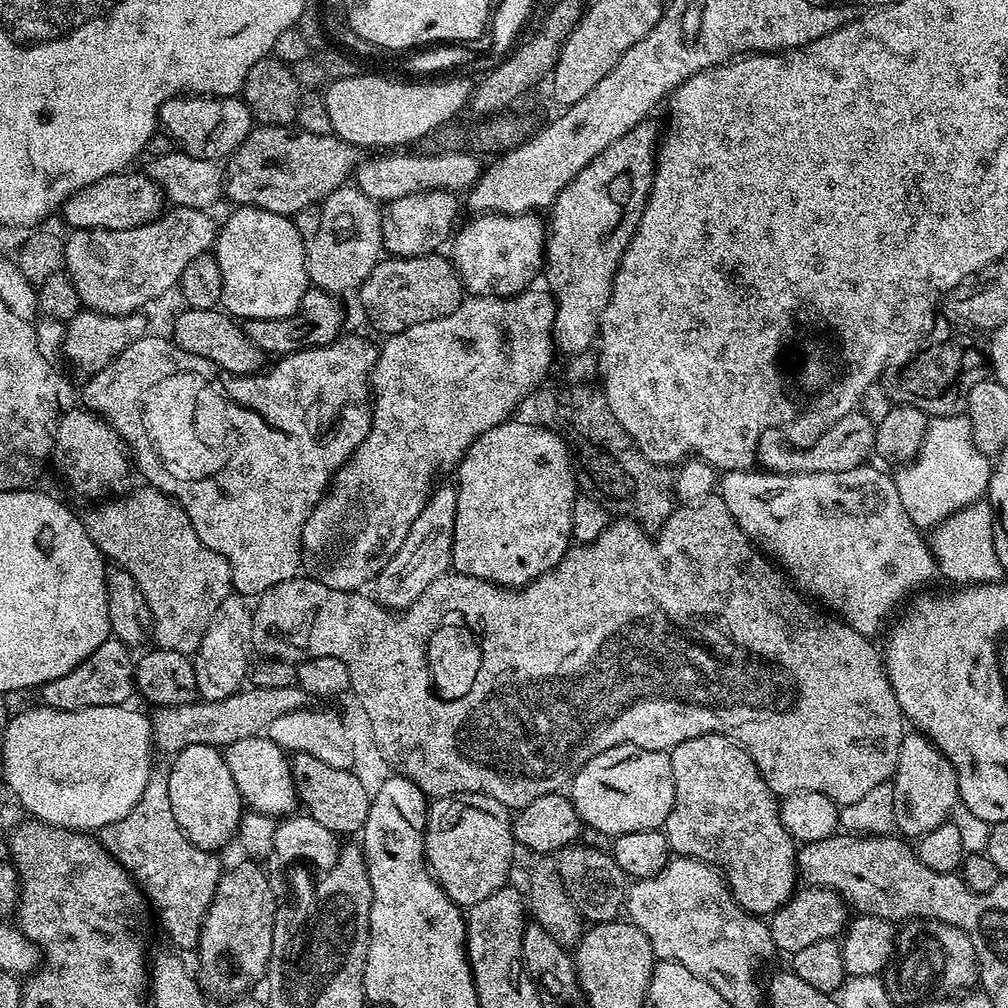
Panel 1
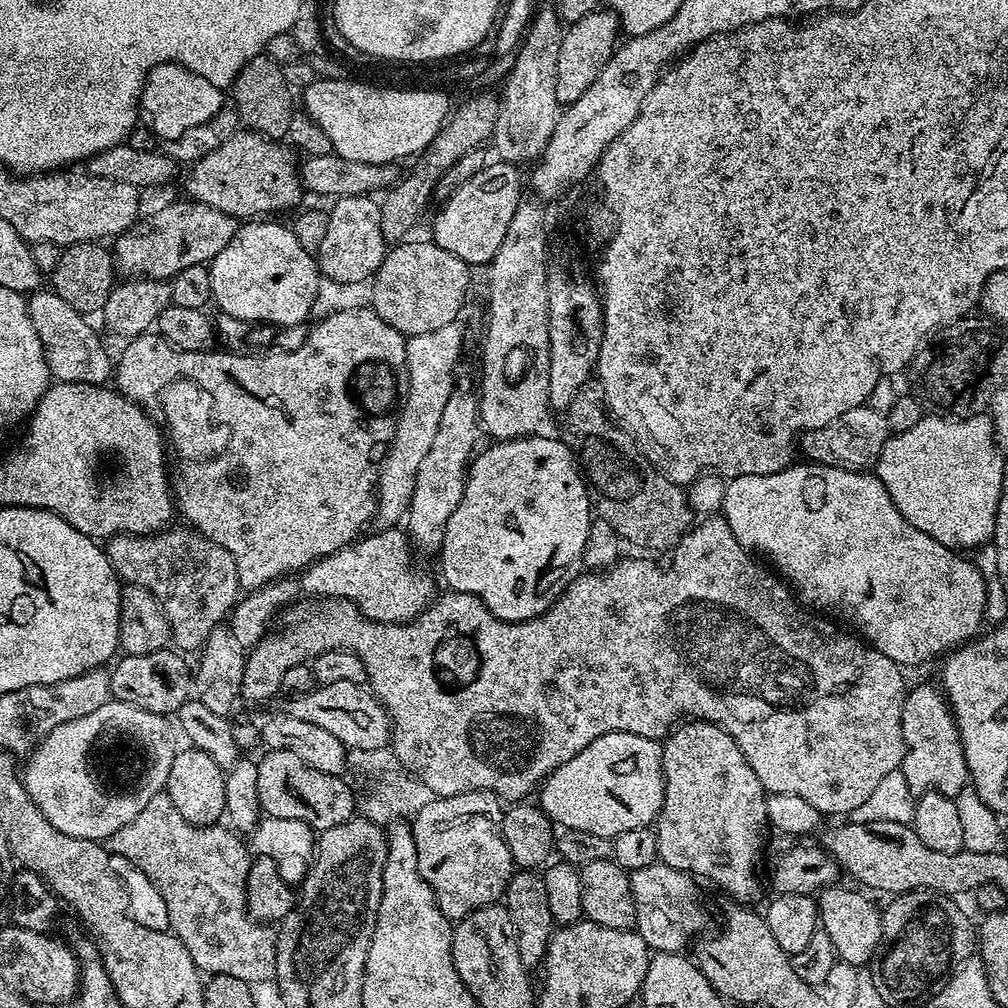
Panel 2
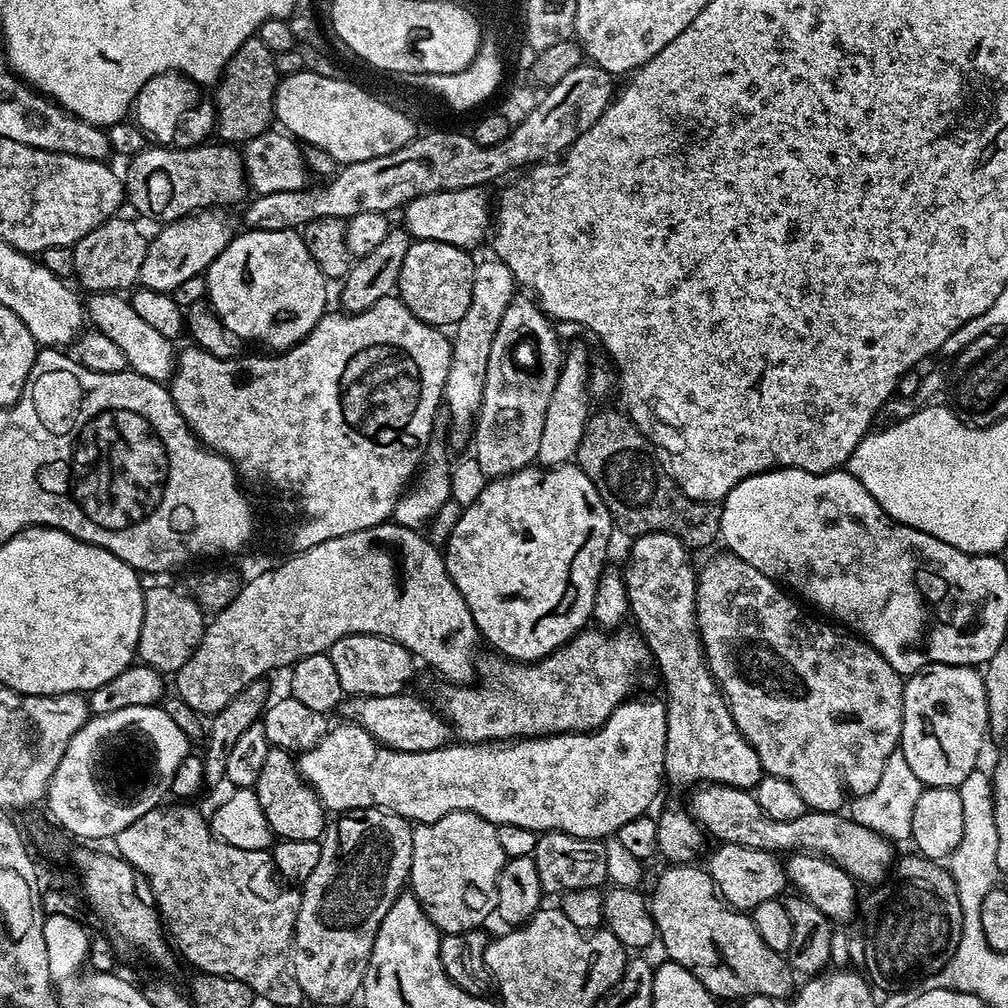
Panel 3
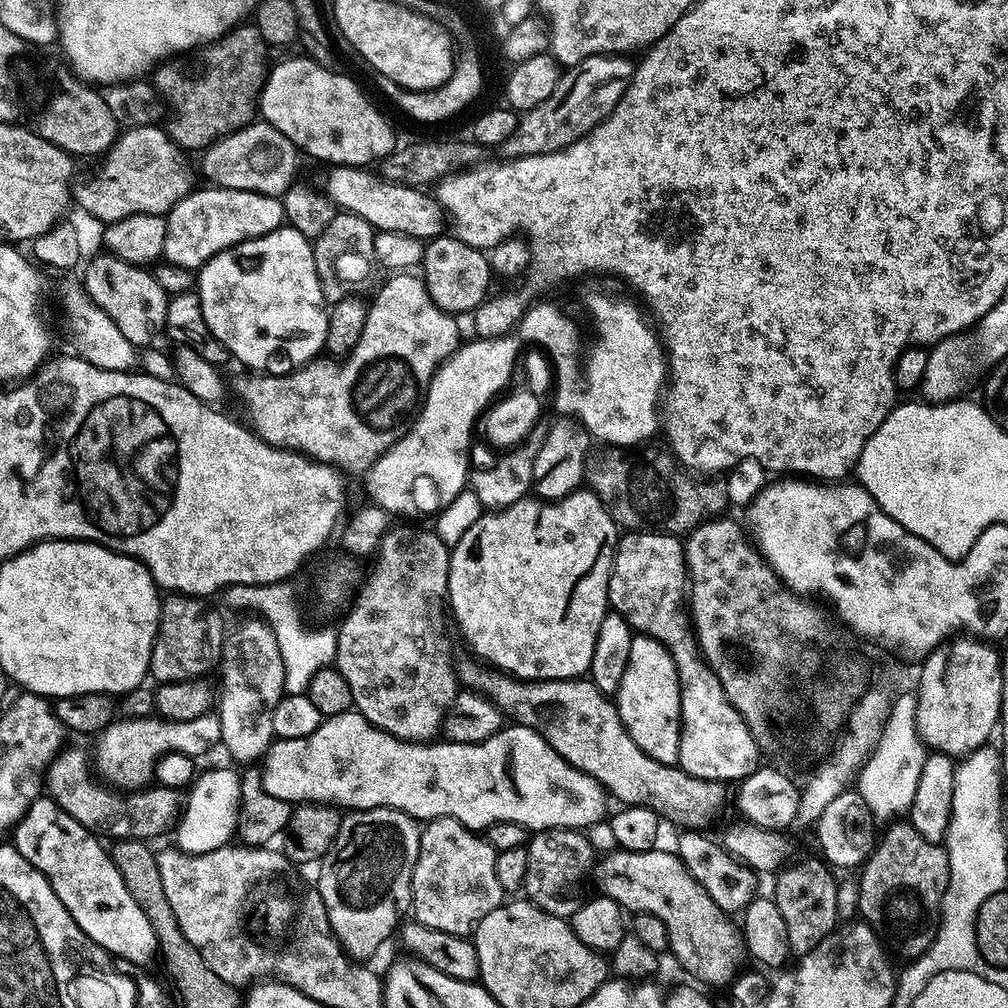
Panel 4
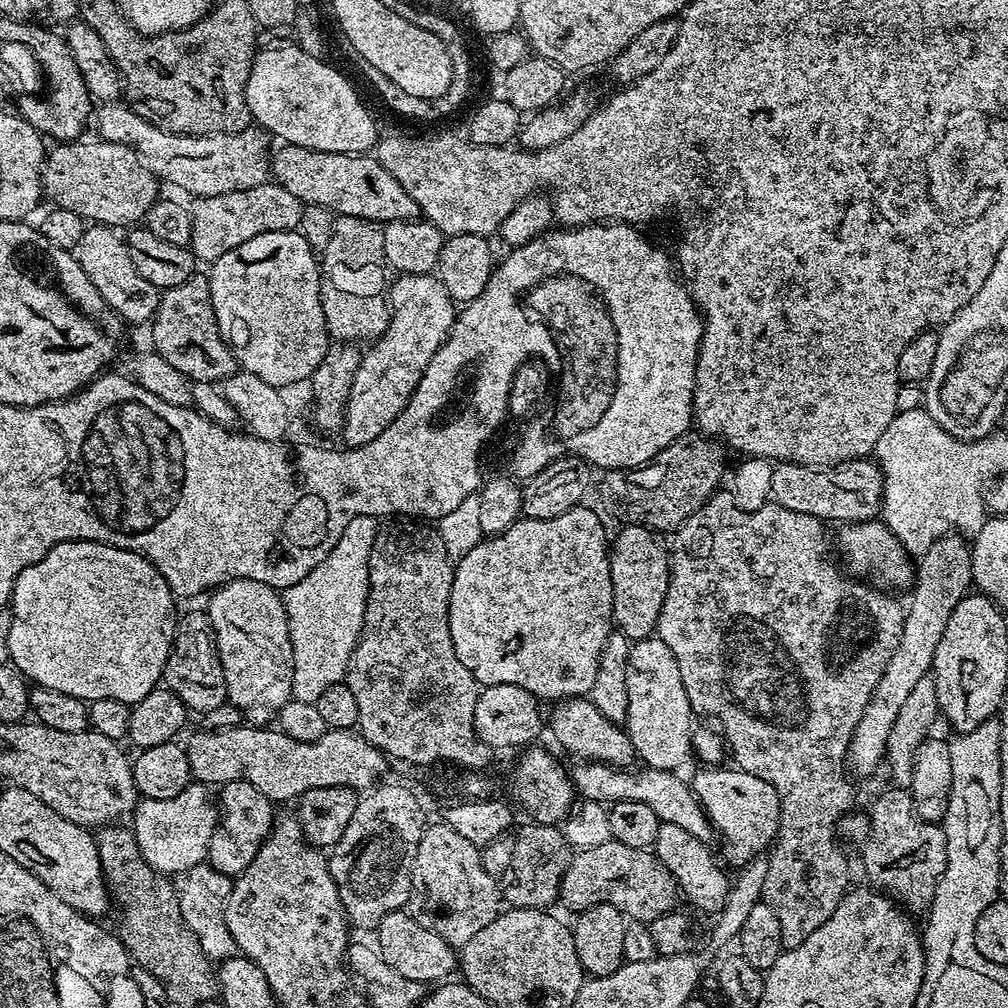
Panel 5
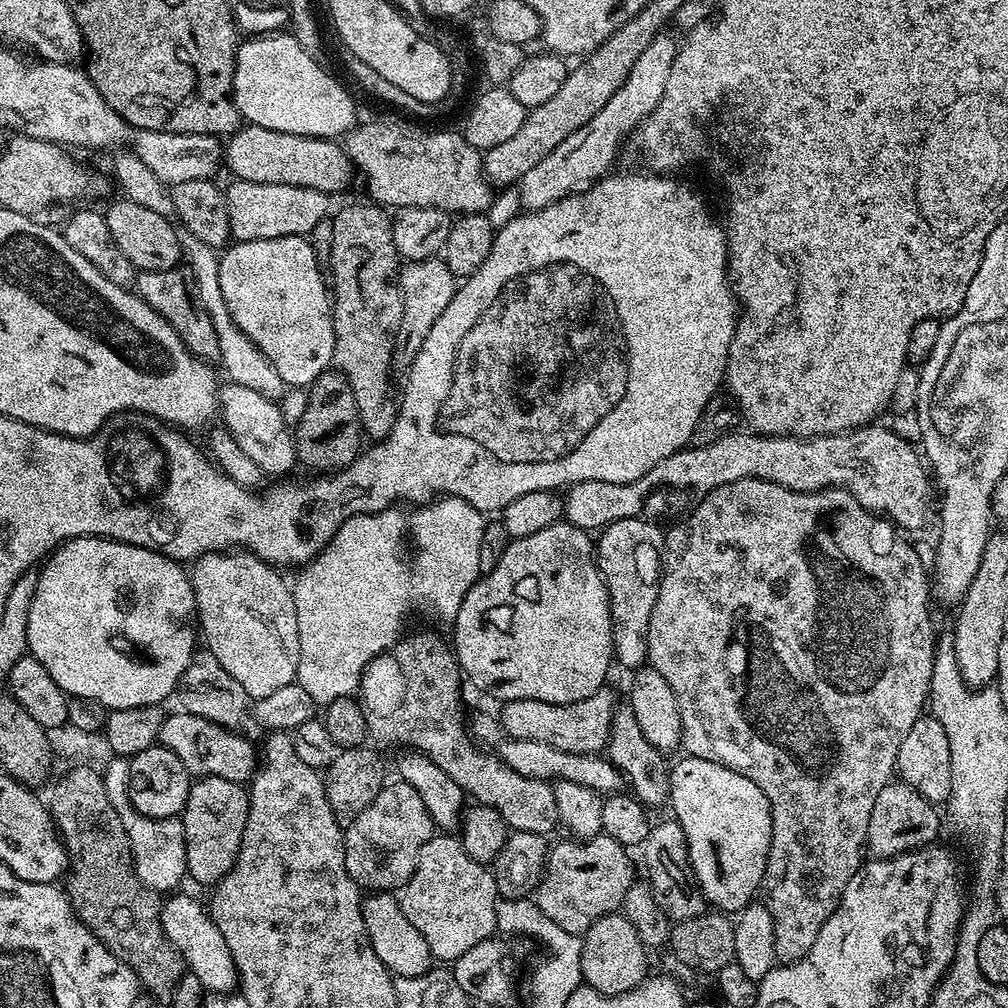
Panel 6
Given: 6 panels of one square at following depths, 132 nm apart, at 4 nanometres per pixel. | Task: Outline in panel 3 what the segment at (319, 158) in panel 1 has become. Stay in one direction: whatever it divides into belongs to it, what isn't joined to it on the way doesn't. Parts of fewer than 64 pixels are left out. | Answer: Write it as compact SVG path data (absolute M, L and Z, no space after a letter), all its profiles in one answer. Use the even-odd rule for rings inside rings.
M205 142L197 148L148 146L131 157L127 161L128 173L122 176L127 203L132 203L144 216L171 222L201 210L243 201L250 192L243 155L227 143L212 143Z

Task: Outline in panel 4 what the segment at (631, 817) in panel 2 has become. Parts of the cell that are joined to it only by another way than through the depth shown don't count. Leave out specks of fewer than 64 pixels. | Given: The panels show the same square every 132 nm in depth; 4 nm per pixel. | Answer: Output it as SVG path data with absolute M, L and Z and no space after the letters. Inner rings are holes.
M643 634L633 635L629 664L614 693L614 703L624 729L645 754L663 764L679 761L680 679L674 658L670 658L662 642ZM349 710L321 719L318 730L306 738L294 738L293 740L273 739L272 747L268 749L263 757L262 779L266 794L274 798L282 798L289 802L307 802L309 804L323 804L325 806L335 806L341 810L359 810L361 808L393 808L399 812L405 812L417 822L427 822L438 818L454 818L462 822L462 826L473 830L487 830L491 824L498 822L518 822L518 826L531 830L533 833L544 832L547 828L575 828L577 830L587 830L593 824L601 823L609 815L609 801L606 799L604 787L590 774L575 768L566 758L559 756L550 745L534 730L530 730L521 724L501 727L490 738L486 738L477 744L454 744L451 742L413 742L411 740L399 740L389 732L381 732L375 728L361 712Z

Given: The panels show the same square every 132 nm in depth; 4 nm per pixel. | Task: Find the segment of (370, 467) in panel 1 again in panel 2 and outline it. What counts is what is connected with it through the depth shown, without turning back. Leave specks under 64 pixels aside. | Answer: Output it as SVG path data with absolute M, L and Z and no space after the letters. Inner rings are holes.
M447 324L438 330L430 330L430 334L407 337L403 367L408 368L408 389L405 392L403 389L402 403L394 420L394 439L379 465L374 485L378 501L376 516L381 520L381 525L399 525L405 519L408 506L412 502L418 466L422 466L422 458L426 458L426 453L434 442L434 434L438 434L438 422L442 422L446 398L450 398L458 384L456 367L459 366L460 355L464 352L462 324Z

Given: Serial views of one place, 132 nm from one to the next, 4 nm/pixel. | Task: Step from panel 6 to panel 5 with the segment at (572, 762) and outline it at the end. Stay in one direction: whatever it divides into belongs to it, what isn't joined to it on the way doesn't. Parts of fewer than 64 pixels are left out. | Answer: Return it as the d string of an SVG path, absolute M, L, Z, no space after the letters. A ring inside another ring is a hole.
M576 762L573 765L573 768L570 768L570 779L577 797L599 804L607 802L609 805L618 802L642 802L645 806L650 806L654 814L658 814L661 824L673 823L707 846L714 845L715 840L718 840L716 827L708 821L704 807L692 791L691 783L687 779L683 780L675 771L667 772L647 766L615 768L609 764L595 762Z

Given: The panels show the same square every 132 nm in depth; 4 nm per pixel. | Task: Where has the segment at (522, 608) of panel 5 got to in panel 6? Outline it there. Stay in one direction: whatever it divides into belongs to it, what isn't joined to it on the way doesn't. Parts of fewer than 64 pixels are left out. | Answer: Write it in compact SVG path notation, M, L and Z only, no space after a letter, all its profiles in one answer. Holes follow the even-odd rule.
M567 522L551 524L546 530L538 530L538 534L526 534L509 539L502 558L498 558L498 566L490 573L481 575L474 586L462 598L462 606L458 606L458 614L451 625L451 643L454 645L456 662L467 683L473 688L480 688L488 692L496 700L507 702L510 700L537 700L551 704L569 704L590 698L599 688L605 687L608 676L608 667L614 664L614 649L612 647L612 611L608 605L608 588L600 569L596 567L594 555L594 540L585 529Z

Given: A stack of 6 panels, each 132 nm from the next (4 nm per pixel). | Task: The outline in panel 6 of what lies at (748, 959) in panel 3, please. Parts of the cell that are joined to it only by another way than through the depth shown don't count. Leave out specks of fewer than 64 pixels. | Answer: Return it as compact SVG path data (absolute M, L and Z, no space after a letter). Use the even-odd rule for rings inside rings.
M603 834L595 836L592 840L573 842L564 838L561 844L553 843L548 850L548 860L544 864L544 874L536 886L534 899L542 914L554 922L554 926L562 926L570 934L583 937L584 931L595 922L599 916L609 916L617 911L624 903L624 895L630 890L634 883L632 876L632 860L629 849L624 848L614 838Z

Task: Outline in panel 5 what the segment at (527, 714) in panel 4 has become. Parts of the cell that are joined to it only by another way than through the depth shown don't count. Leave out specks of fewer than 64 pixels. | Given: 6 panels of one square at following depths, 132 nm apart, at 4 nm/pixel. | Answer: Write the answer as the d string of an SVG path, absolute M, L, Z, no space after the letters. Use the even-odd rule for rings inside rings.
M573 698L571 700L562 700L555 705L556 708L546 720L547 731L552 731L552 736L569 752L570 755L576 756L580 762L595 762L597 764L609 764L615 768L627 768L637 759L634 746L630 742L627 731L621 725L610 722L610 718L598 714L598 706L594 706L591 700L587 698Z

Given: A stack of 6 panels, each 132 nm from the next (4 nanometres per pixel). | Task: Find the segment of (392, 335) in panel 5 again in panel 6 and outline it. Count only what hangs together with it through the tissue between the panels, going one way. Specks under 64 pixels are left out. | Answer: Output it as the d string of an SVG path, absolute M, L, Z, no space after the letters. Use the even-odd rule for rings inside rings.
M443 258L424 261L407 261L400 269L400 297L404 299L404 309L400 319L400 329L396 331L396 349L392 352L392 362L397 369L407 370L412 367L418 350L422 350L422 342L426 342L426 334L438 322L438 314L450 306L450 298L454 298L458 287L458 278L446 266Z

